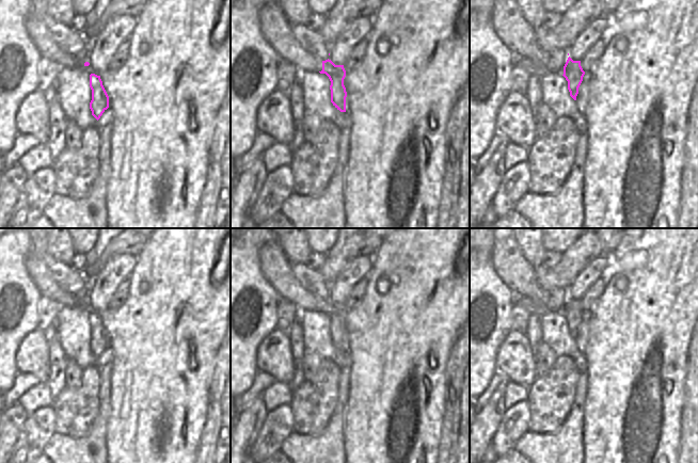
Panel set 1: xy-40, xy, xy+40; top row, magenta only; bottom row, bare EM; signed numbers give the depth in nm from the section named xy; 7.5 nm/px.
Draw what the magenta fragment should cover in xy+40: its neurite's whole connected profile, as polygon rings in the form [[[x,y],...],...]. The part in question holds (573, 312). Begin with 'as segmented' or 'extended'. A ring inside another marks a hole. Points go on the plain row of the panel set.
as segmented | [[[570,296],[568,297],[564,305],[564,316],[568,320],[568,329],[570,335],[576,339],[578,333],[578,326],[583,320],[585,310],[581,305],[581,300],[573,300]]]

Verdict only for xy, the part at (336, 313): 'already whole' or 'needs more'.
already whole

